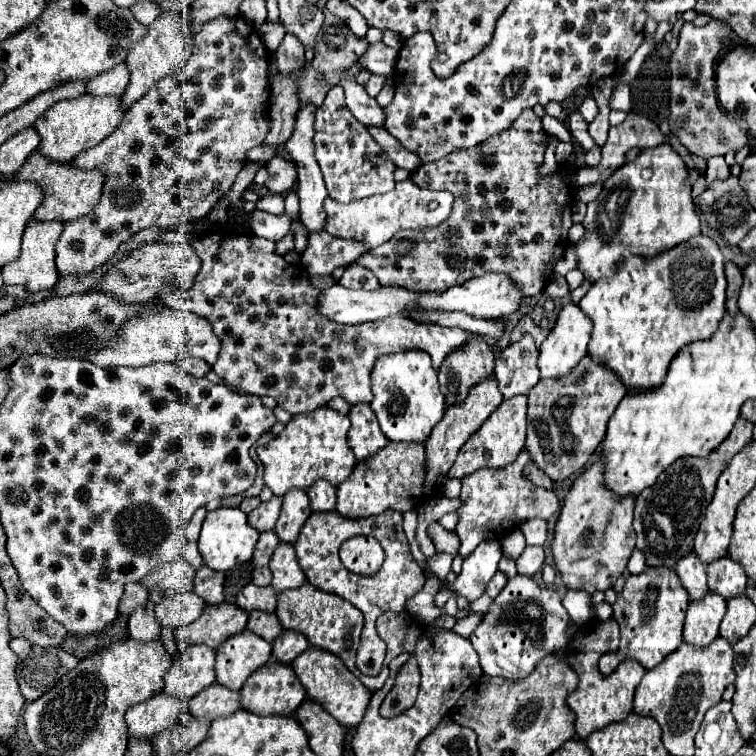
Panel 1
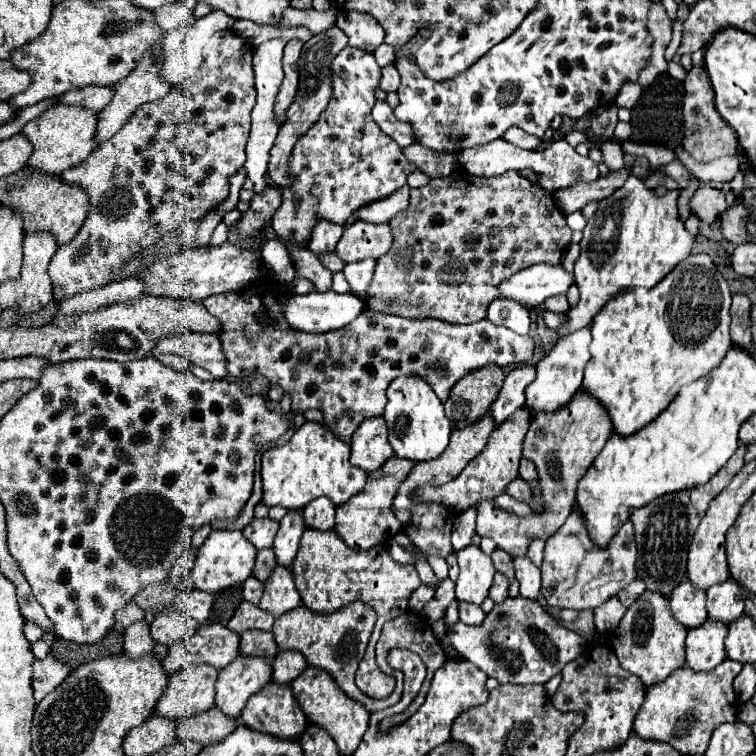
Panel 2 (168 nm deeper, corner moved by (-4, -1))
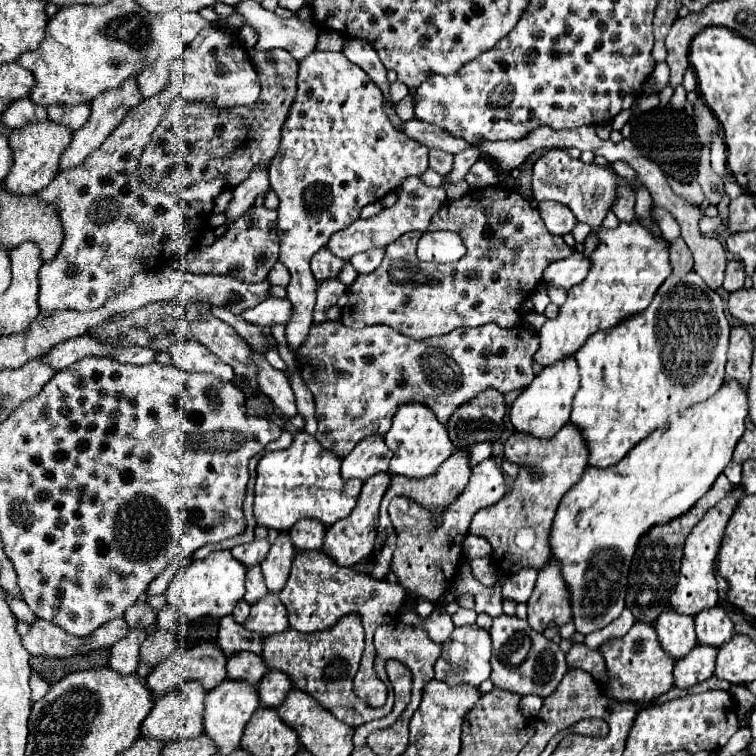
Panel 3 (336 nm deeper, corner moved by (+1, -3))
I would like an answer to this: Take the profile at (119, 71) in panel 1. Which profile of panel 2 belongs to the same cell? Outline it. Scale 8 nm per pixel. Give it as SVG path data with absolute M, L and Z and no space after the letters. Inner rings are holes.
M84 87L78 91L68 91L60 97L64 105L80 105L94 113L100 113L104 105L112 99L112 87Z

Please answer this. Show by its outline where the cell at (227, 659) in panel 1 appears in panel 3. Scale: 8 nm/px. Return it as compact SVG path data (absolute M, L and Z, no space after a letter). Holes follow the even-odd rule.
M225 679L219 683L219 687L211 689L205 699L205 733L215 741L219 753L229 755L239 747L239 739L243 735L243 729L247 721L251 719L253 711L259 707L259 695L257 689L251 687L251 683L235 683L233 679Z

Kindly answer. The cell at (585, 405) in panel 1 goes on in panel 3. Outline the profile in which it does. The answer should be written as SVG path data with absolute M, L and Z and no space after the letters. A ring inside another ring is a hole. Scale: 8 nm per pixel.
M569 421L551 439L535 439L533 435L515 431L505 443L505 457L523 467L515 479L513 491L495 505L479 509L471 519L469 533L485 537L493 545L493 563L497 563L497 571L503 575L513 575L523 567L541 569L547 563L549 531L555 511L561 497L581 479L581 473L587 467L587 447L583 447L583 437L575 431L575 427L571 427ZM523 527L529 527L535 533L535 543L531 549L521 549L515 543L517 531Z

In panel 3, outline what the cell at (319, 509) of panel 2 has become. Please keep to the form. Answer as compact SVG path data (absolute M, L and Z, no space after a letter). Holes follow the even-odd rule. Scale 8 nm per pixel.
M301 519L289 533L297 549L321 549L325 539L325 527L319 527L315 519Z

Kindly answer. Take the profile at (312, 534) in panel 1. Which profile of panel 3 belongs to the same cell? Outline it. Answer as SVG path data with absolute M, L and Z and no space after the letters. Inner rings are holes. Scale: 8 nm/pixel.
M321 549L303 551L303 555L299 555L299 551L297 551L293 565L291 565L289 579L279 593L279 599L287 607L289 625L301 633L323 631L323 629L331 627L337 619L341 619L343 615L349 615L349 613L361 615L363 627L365 627L365 655L363 655L359 671L357 671L359 685L353 685L353 691L369 707L383 707L383 703L387 701L387 687L373 671L373 659L375 659L373 633L381 623L387 623L387 621L393 621L399 617L399 611L407 599L405 587L397 581L373 579L373 577L361 575L357 571L351 571L347 567L339 567Z

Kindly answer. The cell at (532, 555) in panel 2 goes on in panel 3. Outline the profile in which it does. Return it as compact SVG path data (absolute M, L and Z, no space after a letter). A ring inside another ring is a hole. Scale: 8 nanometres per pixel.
M525 567L523 571L519 571L507 579L507 583L503 585L503 597L513 599L517 603L527 601L533 591L535 579L537 579L537 571L531 567Z

